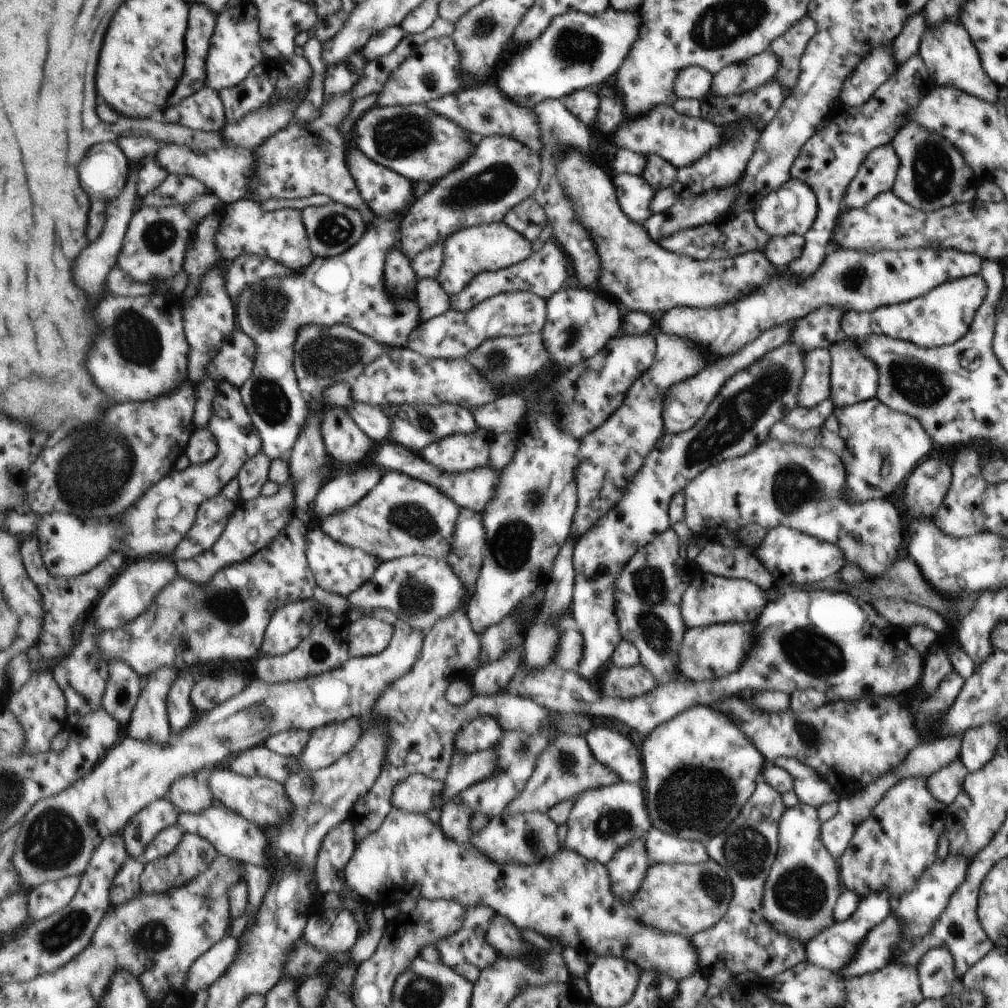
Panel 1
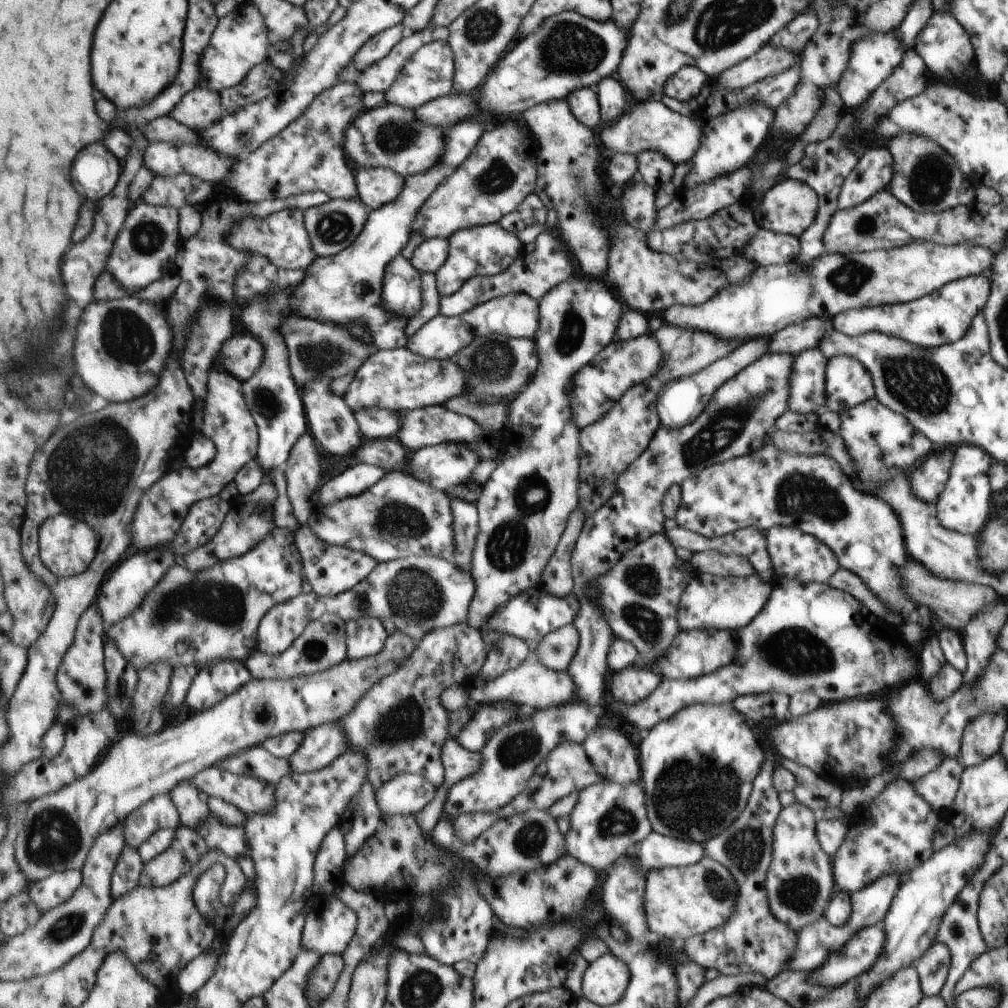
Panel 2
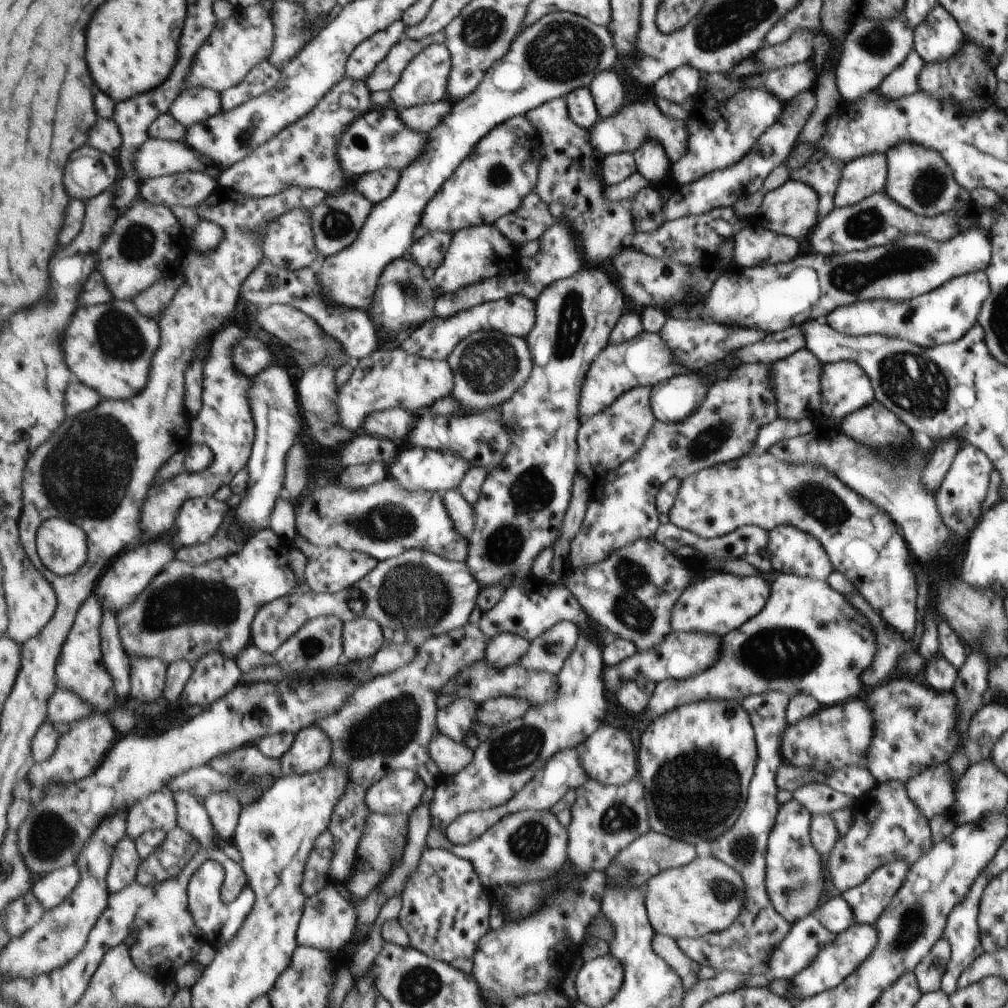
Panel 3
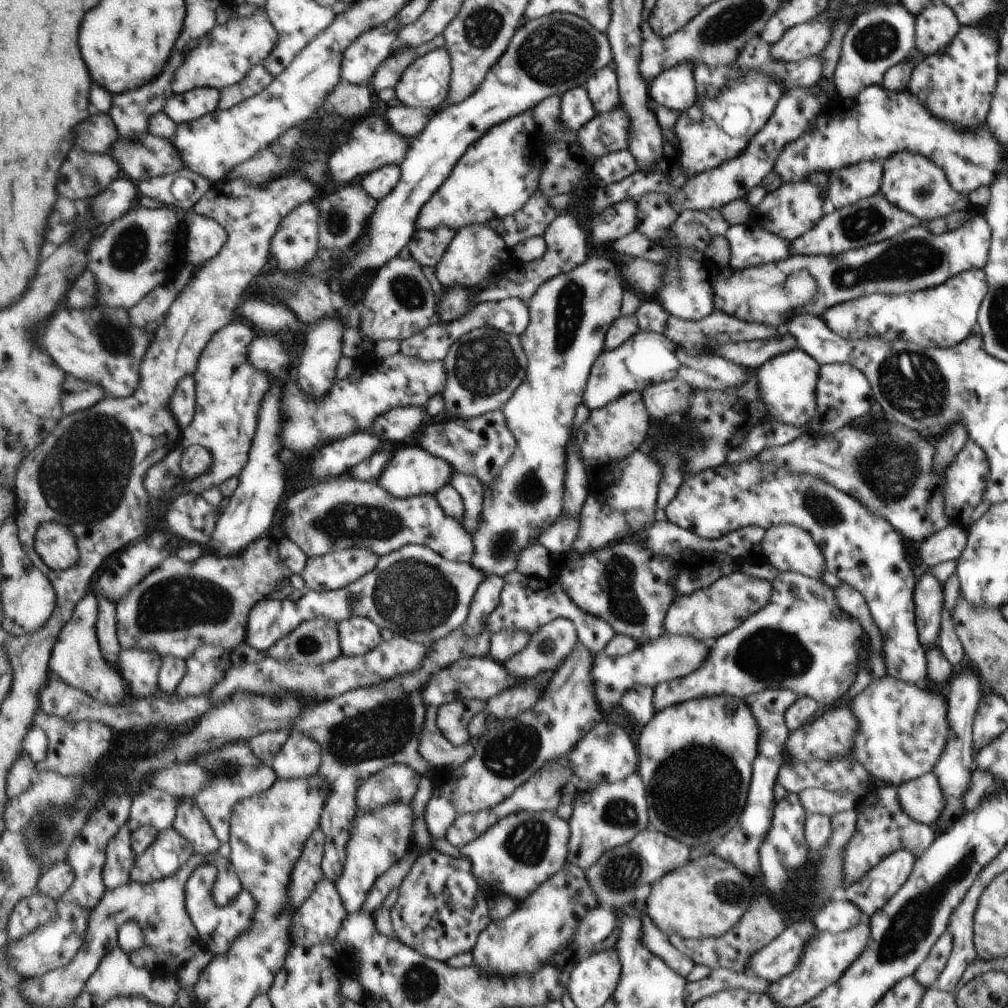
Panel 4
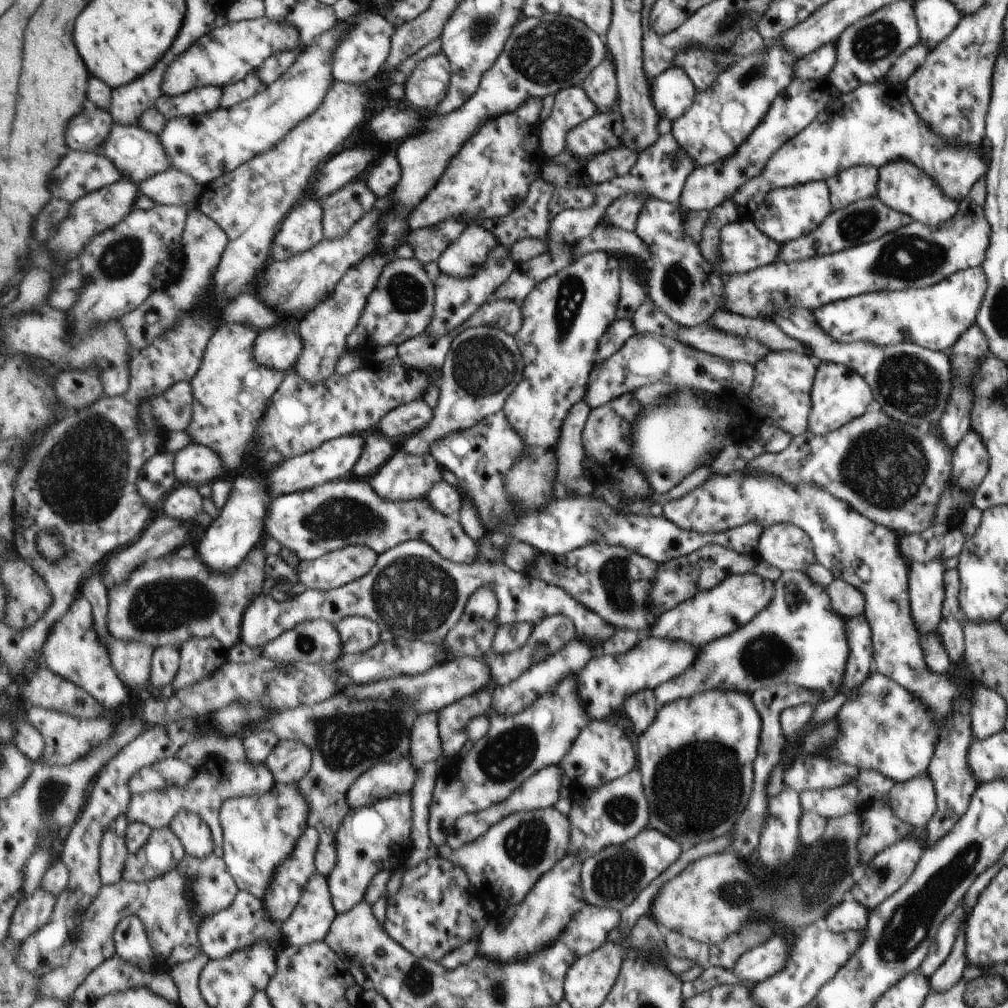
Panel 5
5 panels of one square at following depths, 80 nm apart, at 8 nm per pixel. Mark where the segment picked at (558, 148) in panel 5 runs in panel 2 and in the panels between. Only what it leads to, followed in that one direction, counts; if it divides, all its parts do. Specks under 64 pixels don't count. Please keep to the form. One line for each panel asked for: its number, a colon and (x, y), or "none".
2: (585, 104)
3: (582, 105)
4: (578, 109)

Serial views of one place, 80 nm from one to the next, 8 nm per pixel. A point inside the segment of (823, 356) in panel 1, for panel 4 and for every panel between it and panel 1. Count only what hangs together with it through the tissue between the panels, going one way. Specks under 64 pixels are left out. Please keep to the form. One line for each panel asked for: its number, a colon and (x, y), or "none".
2: (807, 382)
3: (795, 379)
4: (786, 383)

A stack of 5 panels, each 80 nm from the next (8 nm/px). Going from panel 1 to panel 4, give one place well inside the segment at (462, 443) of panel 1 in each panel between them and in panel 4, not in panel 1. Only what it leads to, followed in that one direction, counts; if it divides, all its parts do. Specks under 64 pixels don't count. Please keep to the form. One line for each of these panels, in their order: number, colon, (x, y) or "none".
2: (446, 465)
3: (436, 471)
4: (413, 471)

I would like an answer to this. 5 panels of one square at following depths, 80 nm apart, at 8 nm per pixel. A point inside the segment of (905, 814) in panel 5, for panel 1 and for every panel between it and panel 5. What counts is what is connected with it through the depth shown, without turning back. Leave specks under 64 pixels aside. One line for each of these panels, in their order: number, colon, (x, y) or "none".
1: (945, 784)
2: (938, 787)
3: (933, 789)
4: (922, 799)

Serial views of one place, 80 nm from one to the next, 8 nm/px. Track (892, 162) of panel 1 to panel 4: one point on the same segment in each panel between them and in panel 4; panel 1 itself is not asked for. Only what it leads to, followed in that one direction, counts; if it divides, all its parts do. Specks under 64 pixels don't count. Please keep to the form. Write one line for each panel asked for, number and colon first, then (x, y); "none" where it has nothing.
2: (873, 172)
3: (861, 177)
4: (847, 185)

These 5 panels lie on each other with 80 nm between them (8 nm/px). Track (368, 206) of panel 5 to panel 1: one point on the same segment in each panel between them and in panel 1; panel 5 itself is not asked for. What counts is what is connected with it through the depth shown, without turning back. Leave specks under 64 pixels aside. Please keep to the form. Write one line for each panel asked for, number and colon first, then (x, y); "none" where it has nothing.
1: (333, 229)
2: (334, 226)
3: (337, 222)
4: (345, 213)

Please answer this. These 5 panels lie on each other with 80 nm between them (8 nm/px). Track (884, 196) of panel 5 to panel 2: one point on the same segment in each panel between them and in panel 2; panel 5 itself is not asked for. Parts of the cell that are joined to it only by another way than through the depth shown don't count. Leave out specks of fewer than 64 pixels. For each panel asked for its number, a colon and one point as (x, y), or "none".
2: (925, 178)
3: (918, 178)
4: (911, 181)

